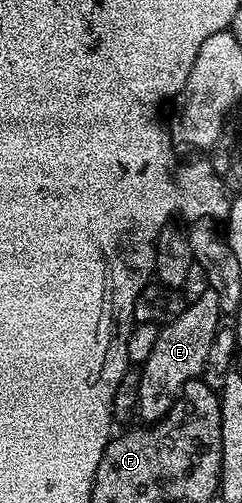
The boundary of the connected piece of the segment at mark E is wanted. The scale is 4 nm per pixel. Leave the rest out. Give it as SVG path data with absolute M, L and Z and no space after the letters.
M207 290L184 307L182 316L178 320L160 327L158 340L154 340L154 352L150 352L148 359L139 367L140 383L138 384L138 400L135 413L140 414L140 422L151 424L159 422L167 414L171 406L180 397L180 390L190 381L199 379L208 364L210 348L216 344L222 315L218 296L212 290Z

